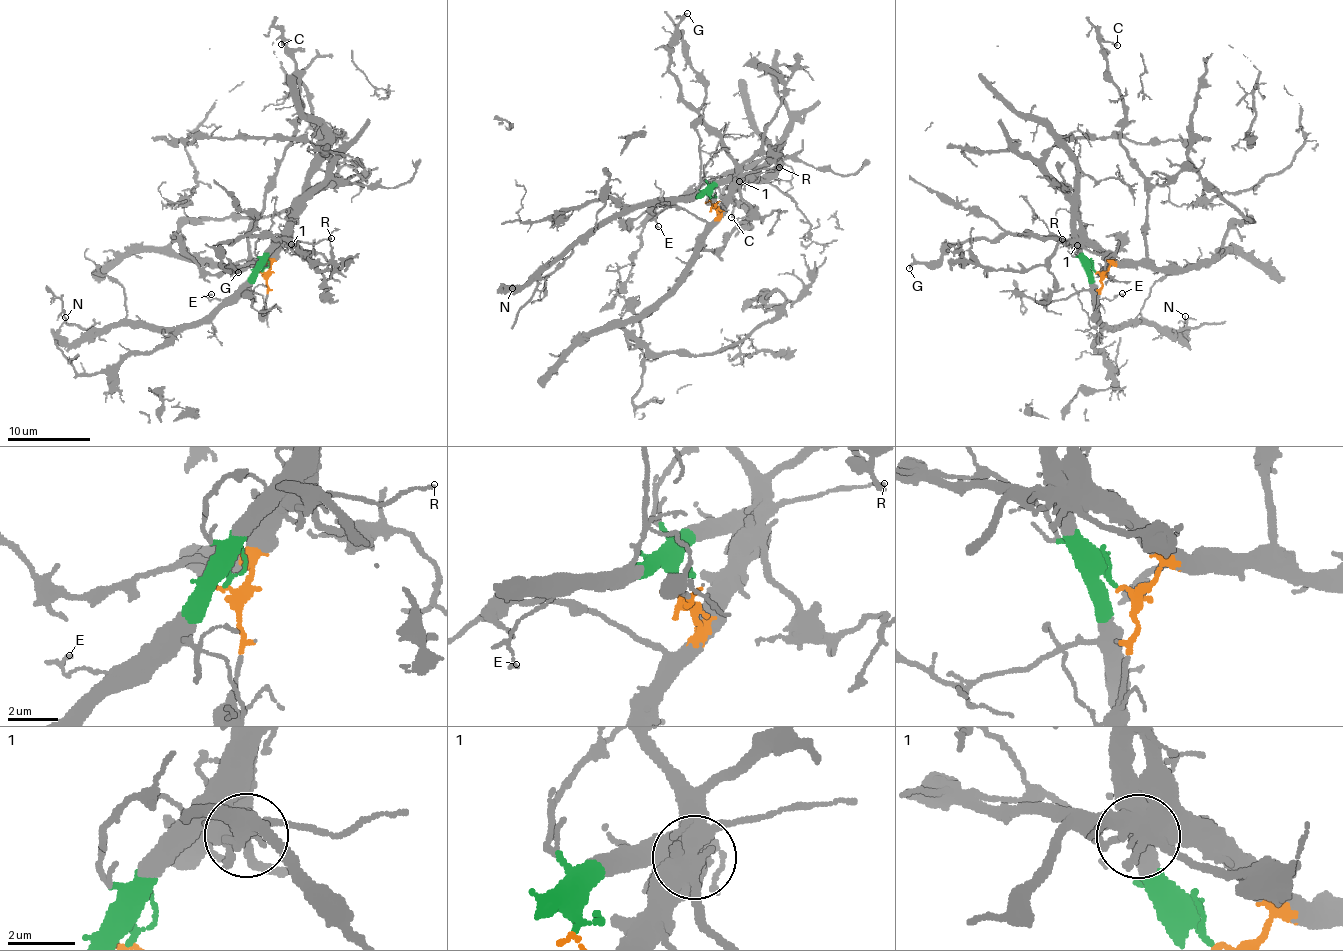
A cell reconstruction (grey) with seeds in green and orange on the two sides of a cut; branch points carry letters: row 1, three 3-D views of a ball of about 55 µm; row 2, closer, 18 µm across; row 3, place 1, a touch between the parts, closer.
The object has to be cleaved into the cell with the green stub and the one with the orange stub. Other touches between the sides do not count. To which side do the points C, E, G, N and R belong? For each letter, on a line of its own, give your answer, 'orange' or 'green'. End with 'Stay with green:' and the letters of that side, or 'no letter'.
C: orange
E: green
G: orange
N: green
R: orange
Stay with green: E, N

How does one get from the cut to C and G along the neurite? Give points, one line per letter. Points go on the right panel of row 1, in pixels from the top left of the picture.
C: (1097, 272), (1145, 255), (1147, 185), (1119, 140), (1123, 98), (1101, 44), (1117, 46)
G: (1097, 272), (1109, 266), (1095, 250), (1074, 241), (999, 234), (993, 240), (956, 242), (937, 261), (910, 267)

